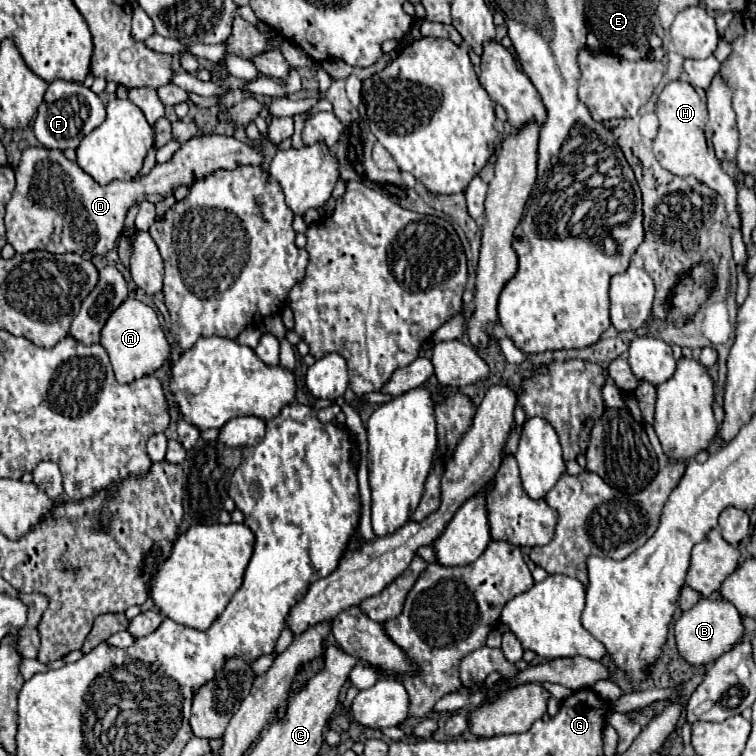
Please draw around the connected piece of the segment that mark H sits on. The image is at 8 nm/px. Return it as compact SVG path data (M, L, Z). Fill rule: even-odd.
M674 80L674 82L666 84L666 88L658 96L656 116L660 122L660 128L654 138L654 156L658 158L660 166L676 176L682 176L682 178L694 176L702 184L716 190L726 202L730 226L738 228L740 216L738 216L738 208L736 208L736 186L730 180L730 176L722 170L722 164L714 156L714 150L710 150L706 144L706 136L704 136L704 126L708 122L706 102L696 94L696 90L688 82Z

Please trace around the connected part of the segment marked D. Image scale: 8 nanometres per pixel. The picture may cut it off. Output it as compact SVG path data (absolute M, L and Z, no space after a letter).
M194 136L184 146L178 148L178 152L166 162L156 164L148 176L142 176L138 180L130 182L112 182L108 186L96 184L76 162L70 162L60 150L48 150L48 148L28 148L22 152L22 160L16 166L16 188L12 192L10 202L6 204L4 214L4 226L6 226L6 238L8 244L14 246L16 252L32 252L32 250L48 250L52 254L64 254L64 252L80 252L84 258L92 258L96 254L104 256L116 246L116 238L120 236L124 228L124 216L128 208L136 202L150 200L152 204L164 200L166 196L172 196L172 190L180 184L190 186L196 178L204 178L220 168L232 170L236 166L246 164L260 164L262 154L256 148L246 148L244 142L238 142L228 136Z

